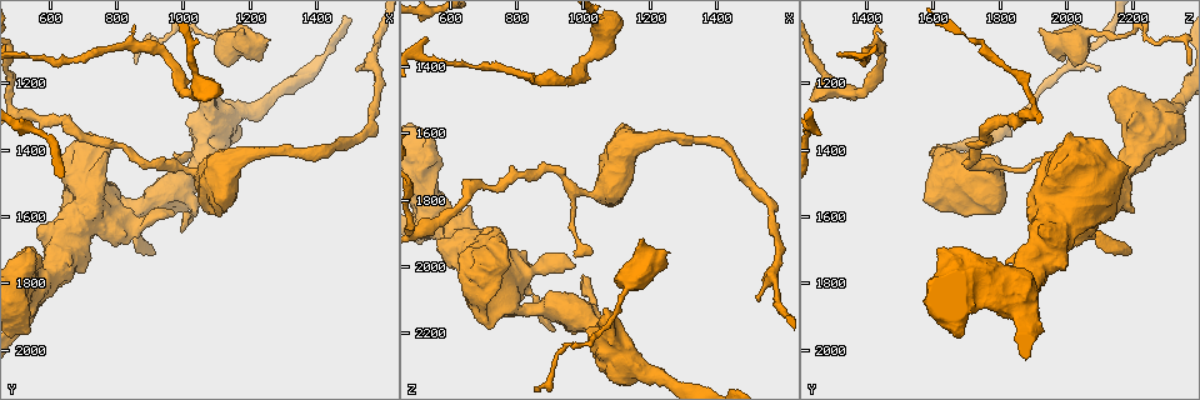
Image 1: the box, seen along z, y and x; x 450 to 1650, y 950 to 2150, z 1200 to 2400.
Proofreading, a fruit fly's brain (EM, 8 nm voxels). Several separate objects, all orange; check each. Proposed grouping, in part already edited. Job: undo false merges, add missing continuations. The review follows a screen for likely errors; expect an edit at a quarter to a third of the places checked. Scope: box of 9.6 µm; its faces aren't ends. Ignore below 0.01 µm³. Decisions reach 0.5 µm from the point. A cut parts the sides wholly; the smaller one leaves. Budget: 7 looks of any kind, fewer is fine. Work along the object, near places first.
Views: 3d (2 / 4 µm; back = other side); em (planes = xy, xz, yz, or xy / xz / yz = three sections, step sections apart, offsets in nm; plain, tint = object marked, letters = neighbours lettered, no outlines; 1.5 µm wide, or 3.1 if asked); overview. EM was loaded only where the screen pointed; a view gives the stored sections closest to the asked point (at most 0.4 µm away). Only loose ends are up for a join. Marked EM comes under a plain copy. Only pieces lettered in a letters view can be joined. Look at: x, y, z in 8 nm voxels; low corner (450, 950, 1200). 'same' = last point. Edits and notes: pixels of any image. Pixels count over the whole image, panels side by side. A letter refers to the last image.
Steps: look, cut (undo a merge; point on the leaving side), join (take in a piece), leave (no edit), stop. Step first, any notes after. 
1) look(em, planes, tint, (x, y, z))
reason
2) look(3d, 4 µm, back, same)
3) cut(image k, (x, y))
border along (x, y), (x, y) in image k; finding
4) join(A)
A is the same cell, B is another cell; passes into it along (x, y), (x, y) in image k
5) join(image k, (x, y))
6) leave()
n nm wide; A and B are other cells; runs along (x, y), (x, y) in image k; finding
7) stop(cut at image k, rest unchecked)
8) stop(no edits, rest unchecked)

look(em, xz, step 8, tint, (1260, 1070, 1960))
stops while still wide

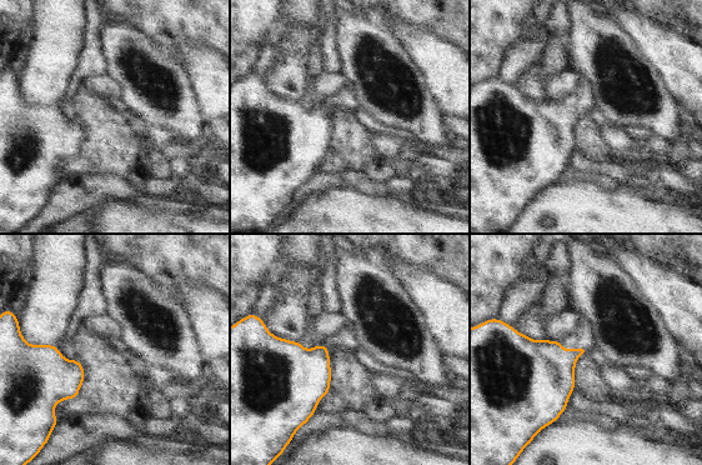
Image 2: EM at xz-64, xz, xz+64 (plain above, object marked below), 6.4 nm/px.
look(em, planes, letters, same)

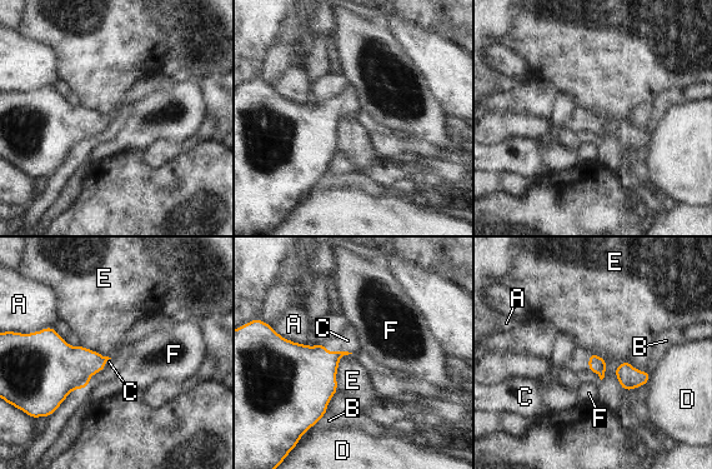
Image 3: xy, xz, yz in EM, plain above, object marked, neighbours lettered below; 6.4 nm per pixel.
join(C)
C is the same cell, A, B, D, E and F are other cells; passes into it along (306, 374), (337, 352), (347, 340) in image 3; it goes on there

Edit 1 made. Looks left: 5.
look(em, 3.1 µm, planes, letters, (530, 1700, 1610))
an open end

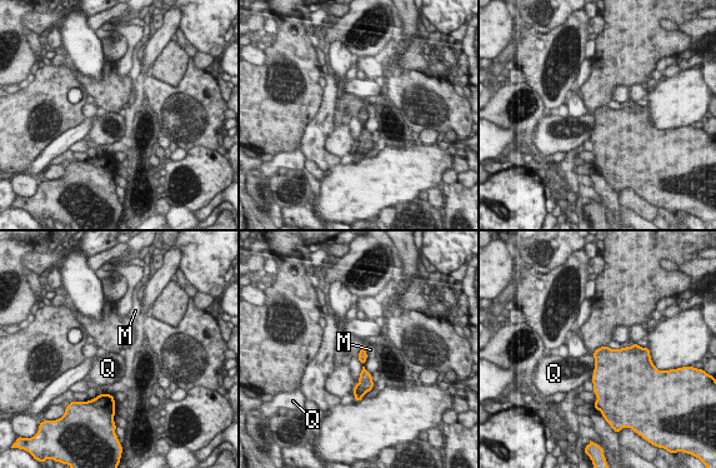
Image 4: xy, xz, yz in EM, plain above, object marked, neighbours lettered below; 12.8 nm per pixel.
leave()
M and Q are other cells; border along (592, 354), (595, 367) in image 4; none of them fits

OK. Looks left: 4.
stop(join at image 3, rest unchecked)

